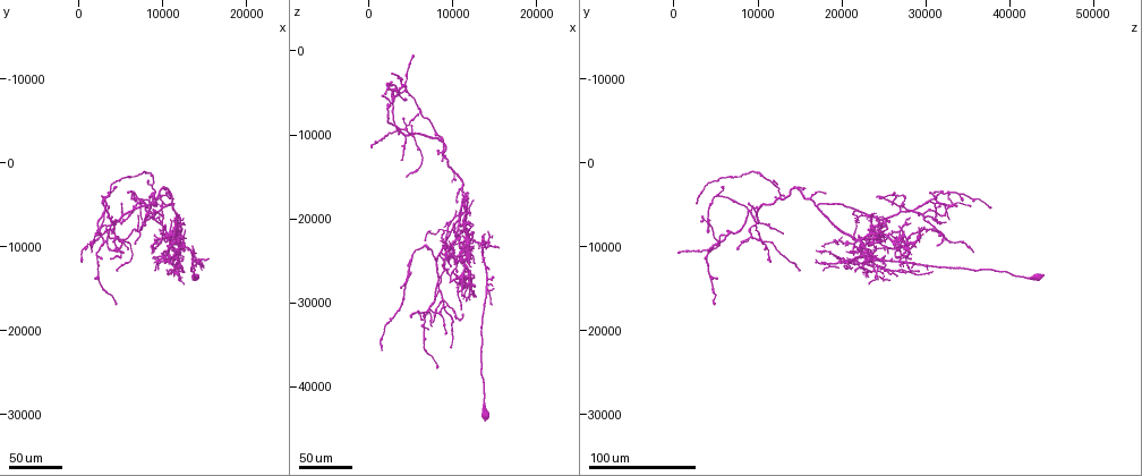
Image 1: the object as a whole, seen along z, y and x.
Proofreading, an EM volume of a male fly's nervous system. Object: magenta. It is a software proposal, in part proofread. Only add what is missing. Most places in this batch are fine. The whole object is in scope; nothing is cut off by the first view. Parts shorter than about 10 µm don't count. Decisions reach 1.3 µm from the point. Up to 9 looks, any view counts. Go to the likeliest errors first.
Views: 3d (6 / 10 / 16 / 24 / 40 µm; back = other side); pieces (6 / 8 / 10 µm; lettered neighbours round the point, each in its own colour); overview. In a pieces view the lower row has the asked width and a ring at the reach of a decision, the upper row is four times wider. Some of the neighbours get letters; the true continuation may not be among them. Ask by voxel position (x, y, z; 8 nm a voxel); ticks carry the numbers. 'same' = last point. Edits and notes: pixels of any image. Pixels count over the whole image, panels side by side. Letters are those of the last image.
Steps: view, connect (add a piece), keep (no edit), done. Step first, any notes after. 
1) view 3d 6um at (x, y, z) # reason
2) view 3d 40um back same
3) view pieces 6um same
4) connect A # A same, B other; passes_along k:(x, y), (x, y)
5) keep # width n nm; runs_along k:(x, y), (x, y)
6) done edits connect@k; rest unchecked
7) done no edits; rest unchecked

view 3d 24um at (7500, 7000, 33000) # free end

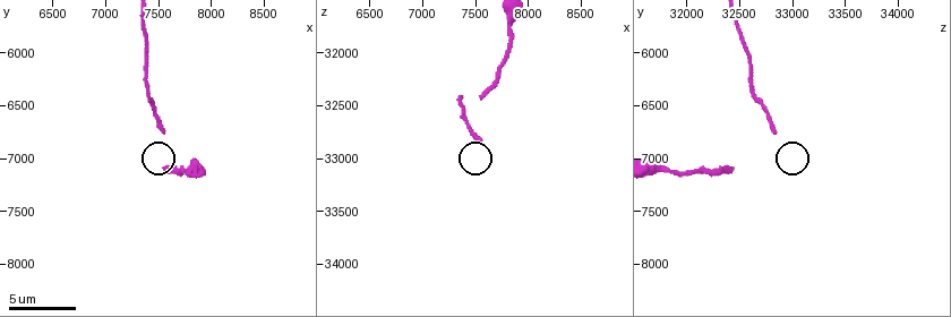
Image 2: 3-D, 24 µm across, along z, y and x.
view pieces 8um at (7560, 6720, 32820)

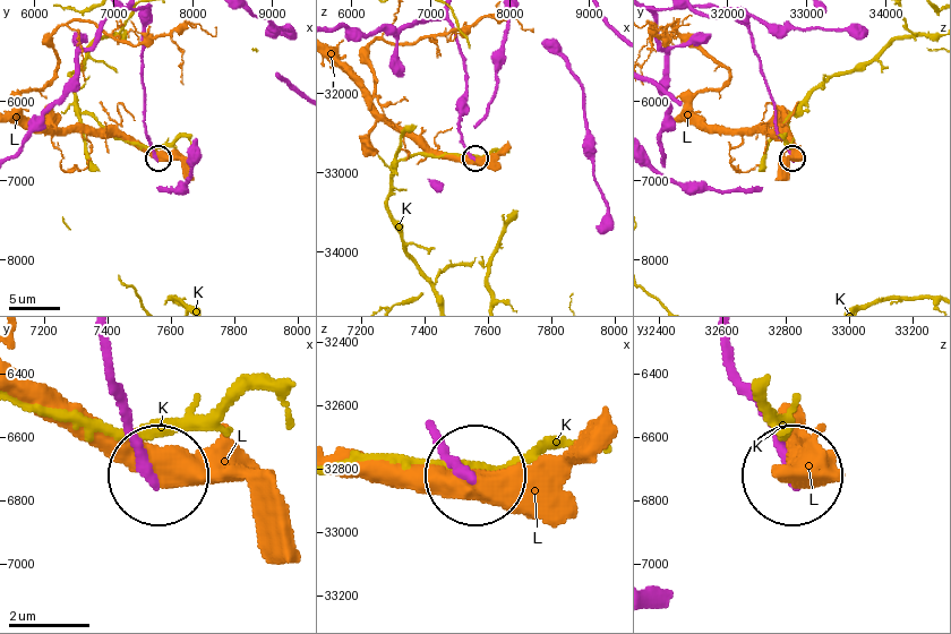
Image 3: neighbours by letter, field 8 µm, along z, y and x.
keep # K other, L other; runs_along 3:(467, 96), (459, 130), (473, 159); no lettered piece goes on from it

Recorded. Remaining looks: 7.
view pieces 8um at (7580, 7120, 32420) # an open end

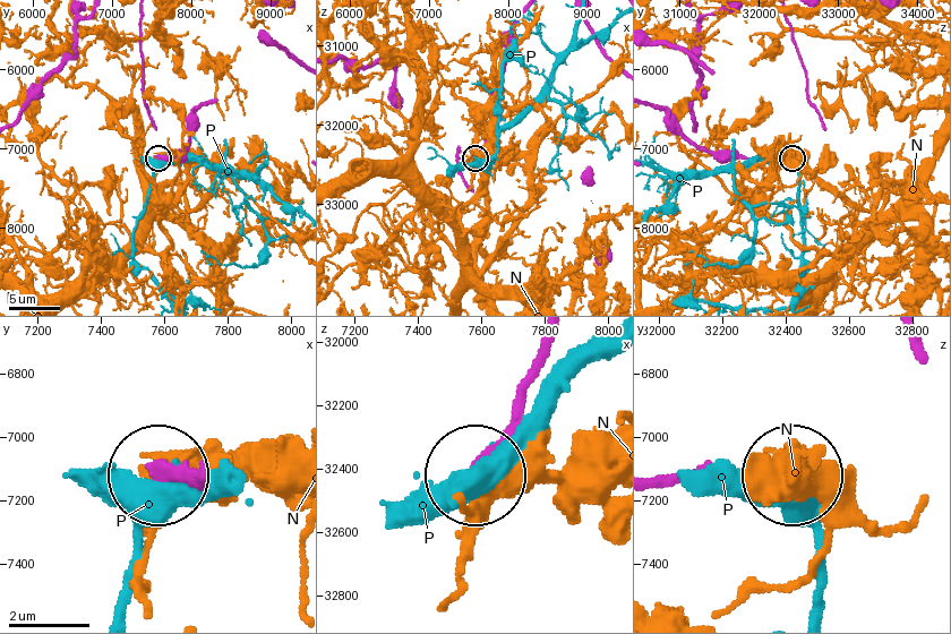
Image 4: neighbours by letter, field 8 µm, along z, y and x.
keep # width 270 nm; N other, P other; runs_along 4:(208, 482), (161, 476); none of them fits

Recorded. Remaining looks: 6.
view 3d 24um at (1500, 10500, 35500) # an open end

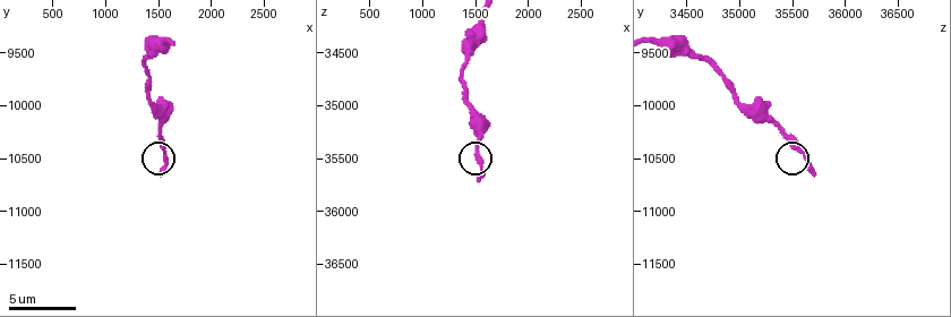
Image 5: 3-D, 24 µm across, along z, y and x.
view 3d 10um at (1520, 10640, 35700) # closer look

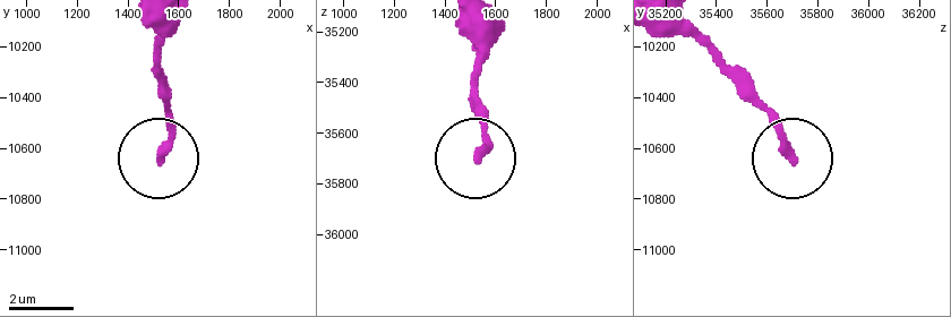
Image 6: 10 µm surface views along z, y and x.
view pieces 10um at (1530, 10640, 35710) # see the neighbours

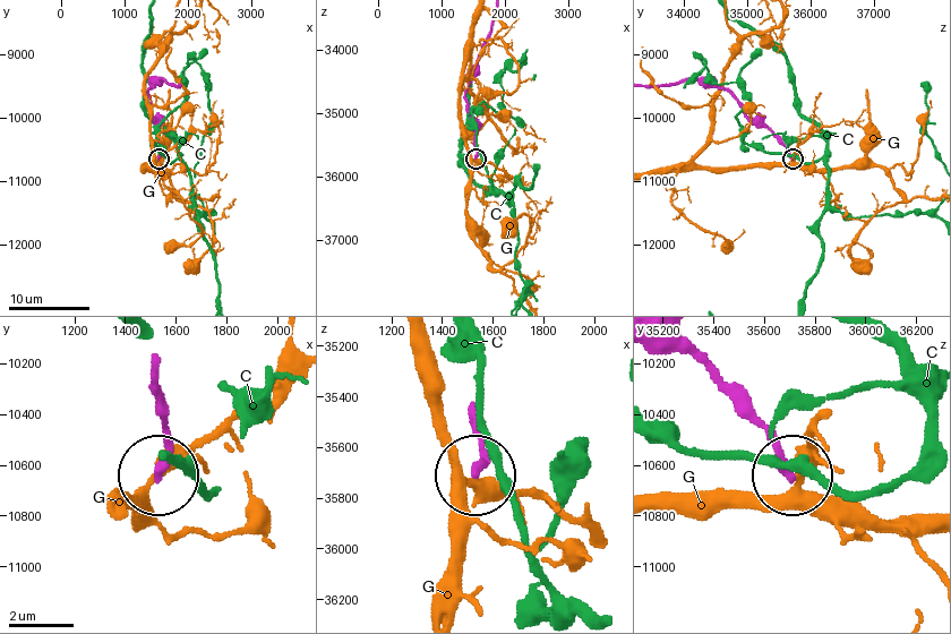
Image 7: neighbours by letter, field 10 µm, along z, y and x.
keep # width 270 nm; C other, G other; runs_along 7:(159, 384), (166, 433), (161, 470); none of them fits

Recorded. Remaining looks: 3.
view 3d 24um at (4000, 8500, 13000) # an open end

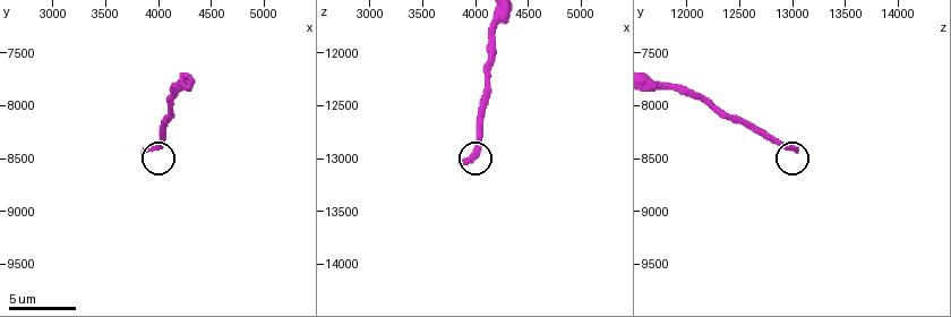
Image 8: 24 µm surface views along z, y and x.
view pieces 6um at (3860, 8420, 13040) # see the neighbours

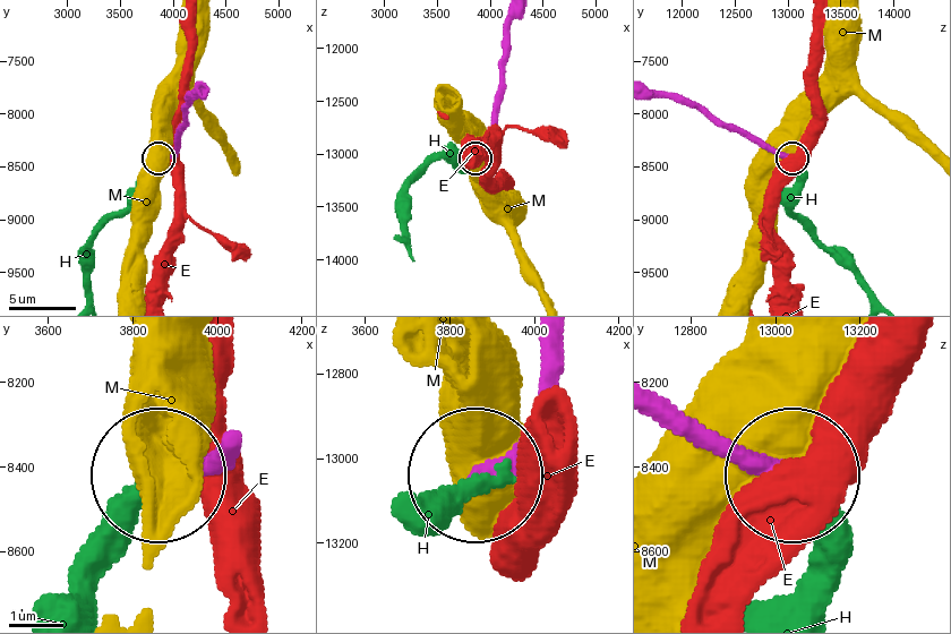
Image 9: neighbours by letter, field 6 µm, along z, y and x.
connect H # E other, H same, M other; passes_along 9:(232, 431), (120, 531), (88, 611); the neuron continues

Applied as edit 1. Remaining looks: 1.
done edits connect@9; rest unchecked

